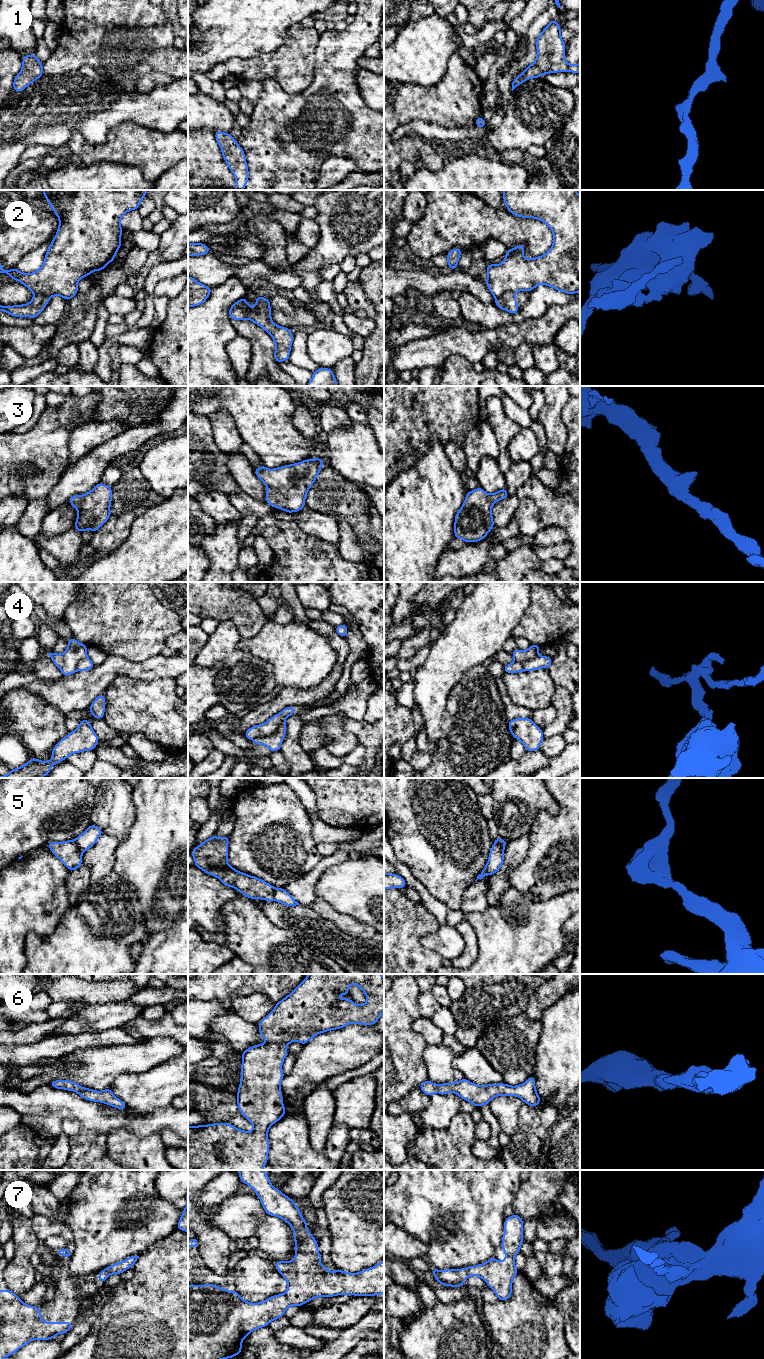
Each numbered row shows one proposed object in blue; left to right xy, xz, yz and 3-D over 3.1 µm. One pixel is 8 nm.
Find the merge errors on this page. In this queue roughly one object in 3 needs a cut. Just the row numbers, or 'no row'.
2, 4, 5

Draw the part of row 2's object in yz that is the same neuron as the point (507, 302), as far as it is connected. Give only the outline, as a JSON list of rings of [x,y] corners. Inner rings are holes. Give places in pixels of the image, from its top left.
[[[511,291],[495,298],[495,304],[498,308],[507,311],[510,314],[516,314],[520,310],[515,298],[515,292]]]

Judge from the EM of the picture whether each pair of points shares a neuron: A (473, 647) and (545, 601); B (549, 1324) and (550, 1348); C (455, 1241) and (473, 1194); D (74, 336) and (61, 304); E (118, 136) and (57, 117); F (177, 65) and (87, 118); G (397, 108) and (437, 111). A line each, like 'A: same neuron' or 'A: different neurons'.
A: different neurons
B: same neuron
C: same neuron
D: different neurons
E: different neurons
F: different neurons
G: same neuron

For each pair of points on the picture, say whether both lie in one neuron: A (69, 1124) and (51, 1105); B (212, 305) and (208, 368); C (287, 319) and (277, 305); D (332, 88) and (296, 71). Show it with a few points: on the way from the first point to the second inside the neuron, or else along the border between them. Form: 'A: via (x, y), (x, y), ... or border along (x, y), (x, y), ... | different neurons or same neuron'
A: border along (63, 1118), (74, 1118), (85, 1127) | different neurons
B: via (210, 321), (210, 352) | same neuron
C: via (285, 316), (280, 308) | same neuron
D: border along (315, 56), (312, 81), (295, 94) | different neurons

